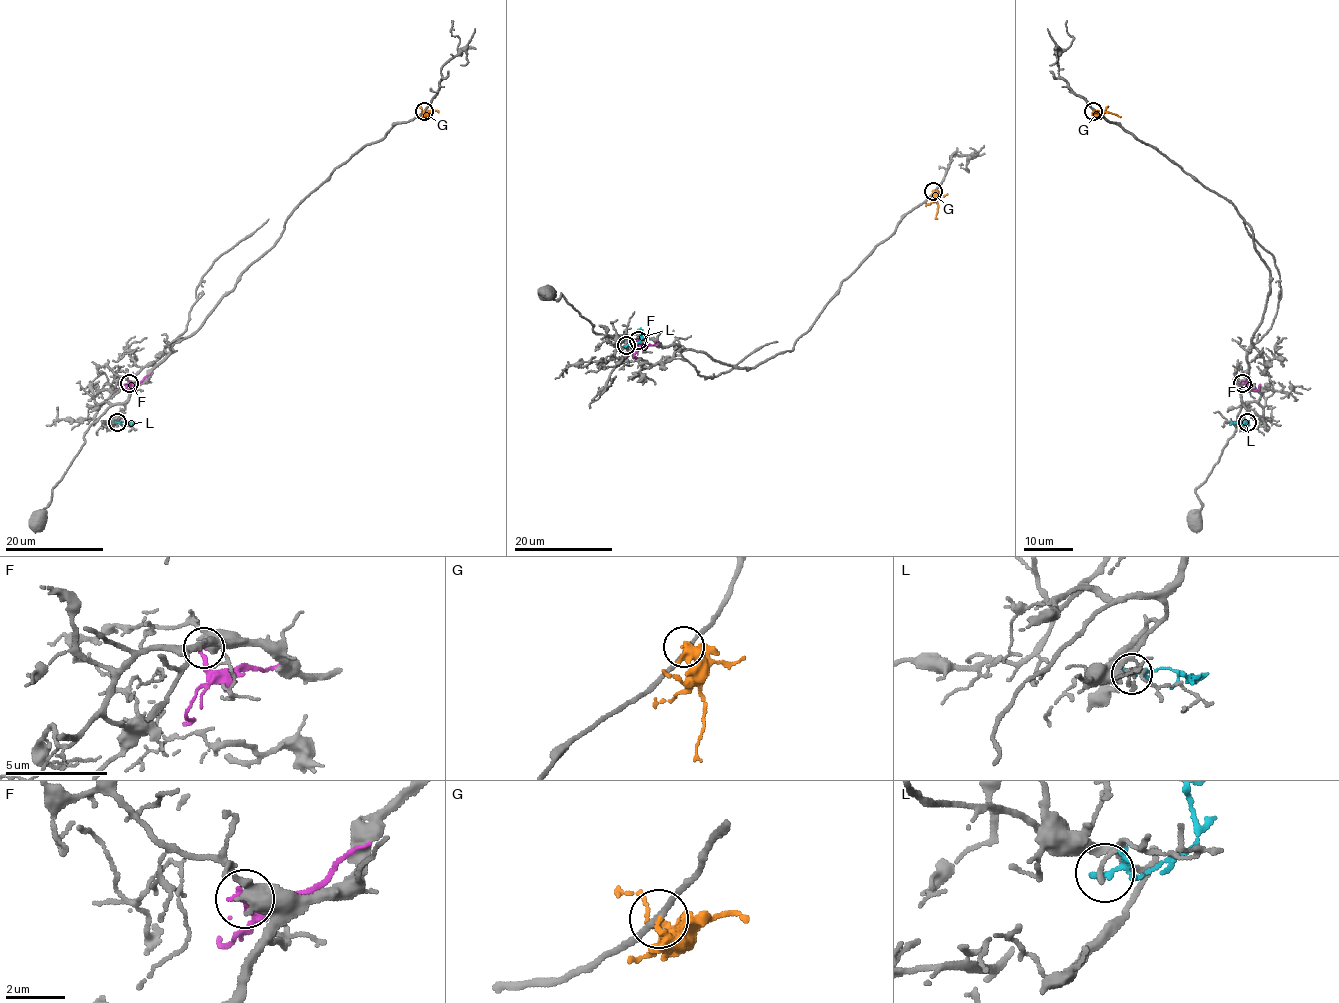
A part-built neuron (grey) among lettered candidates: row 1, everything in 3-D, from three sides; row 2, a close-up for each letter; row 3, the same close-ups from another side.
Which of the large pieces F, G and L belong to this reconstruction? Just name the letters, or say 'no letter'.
no letter

